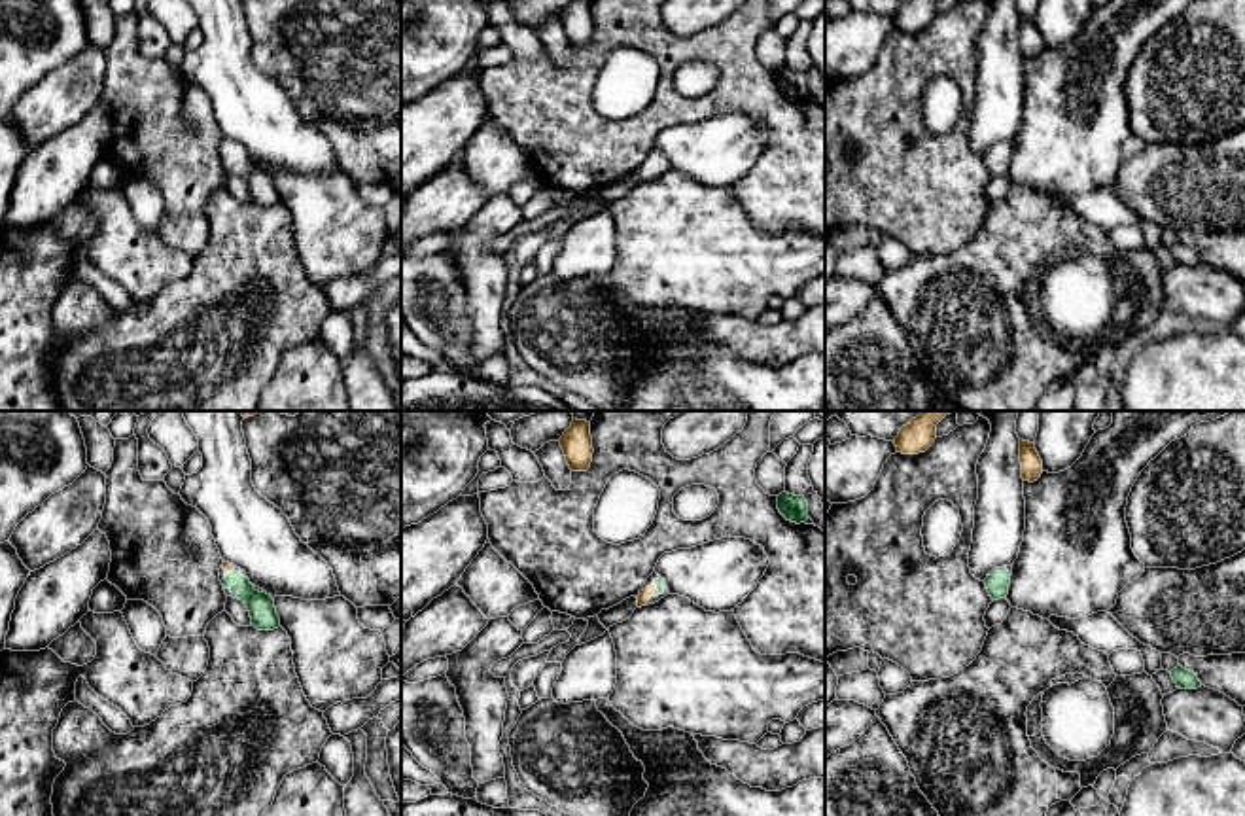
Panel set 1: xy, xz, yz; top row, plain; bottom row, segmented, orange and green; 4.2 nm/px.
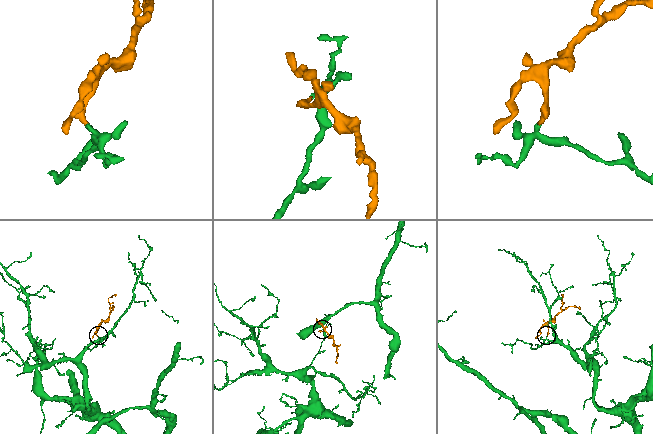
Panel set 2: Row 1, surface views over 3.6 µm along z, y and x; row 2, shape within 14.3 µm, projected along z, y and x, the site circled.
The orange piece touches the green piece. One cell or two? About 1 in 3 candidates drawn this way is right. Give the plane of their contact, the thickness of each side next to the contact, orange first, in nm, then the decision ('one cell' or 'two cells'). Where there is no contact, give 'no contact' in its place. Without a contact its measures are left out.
xz | 50/40 nm | one cell

